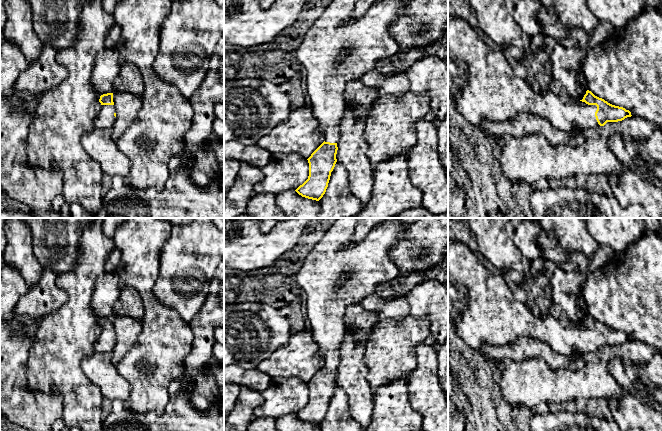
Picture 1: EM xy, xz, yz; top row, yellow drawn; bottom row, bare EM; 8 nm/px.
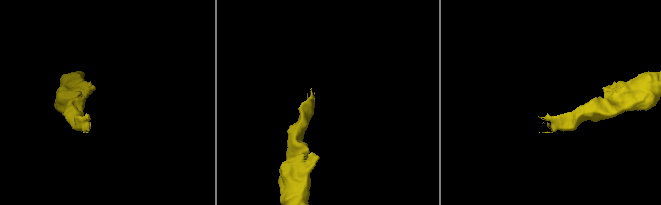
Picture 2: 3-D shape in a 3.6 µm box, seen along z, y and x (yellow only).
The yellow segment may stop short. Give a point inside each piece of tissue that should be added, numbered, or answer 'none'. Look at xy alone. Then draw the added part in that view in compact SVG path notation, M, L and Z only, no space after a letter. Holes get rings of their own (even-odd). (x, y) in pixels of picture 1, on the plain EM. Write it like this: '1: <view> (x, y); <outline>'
1: xy (105, 343); M102 329L97 341L94 343L96 352L111 352L115 346L115 330Z

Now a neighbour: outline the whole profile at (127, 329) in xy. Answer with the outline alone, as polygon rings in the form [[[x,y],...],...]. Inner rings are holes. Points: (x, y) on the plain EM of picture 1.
[[[117,317],[113,318],[113,326],[116,341],[111,361],[116,366],[136,343],[142,331],[142,322],[132,317]]]

